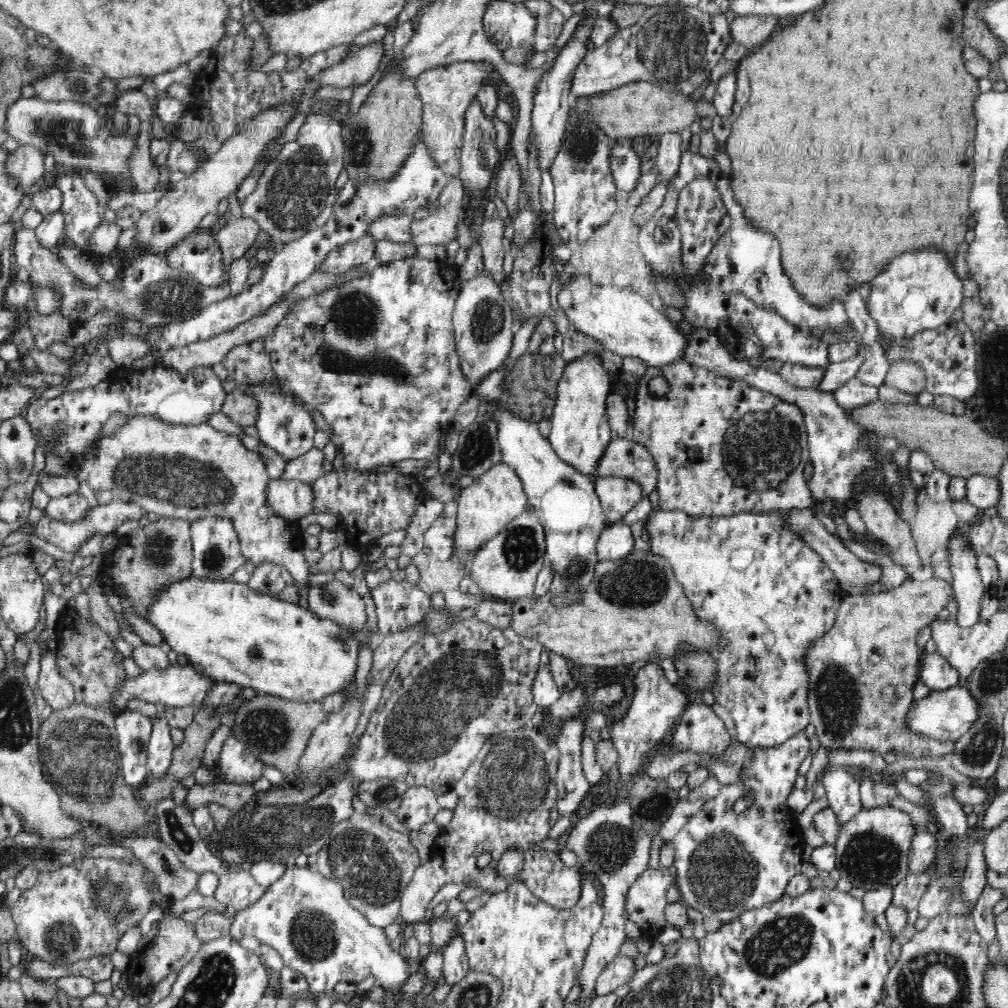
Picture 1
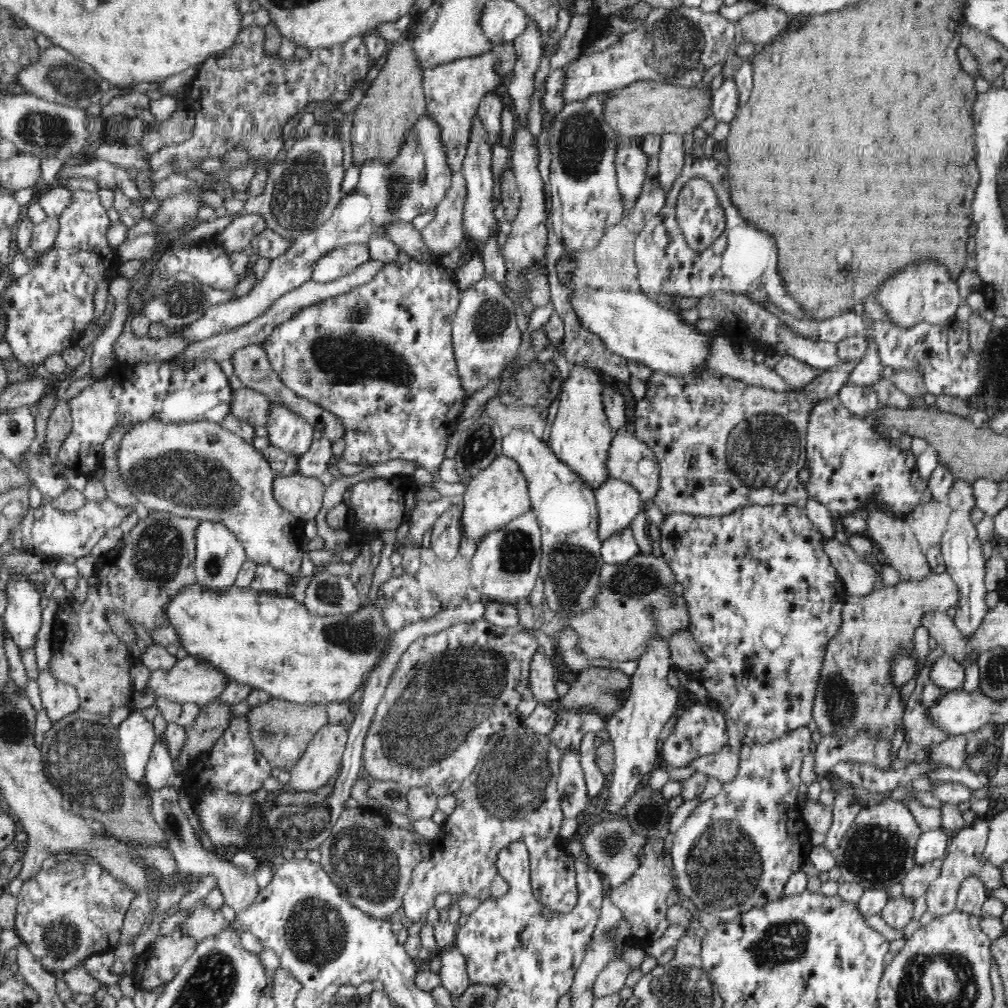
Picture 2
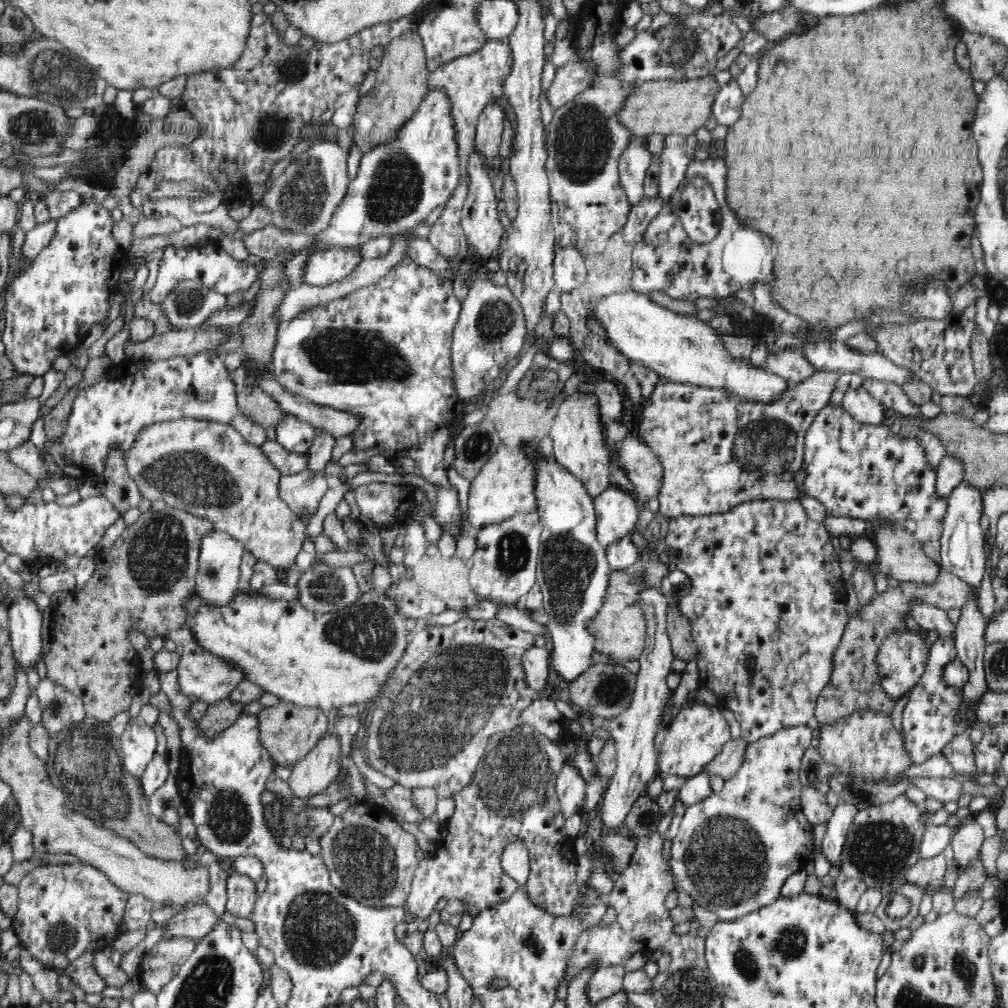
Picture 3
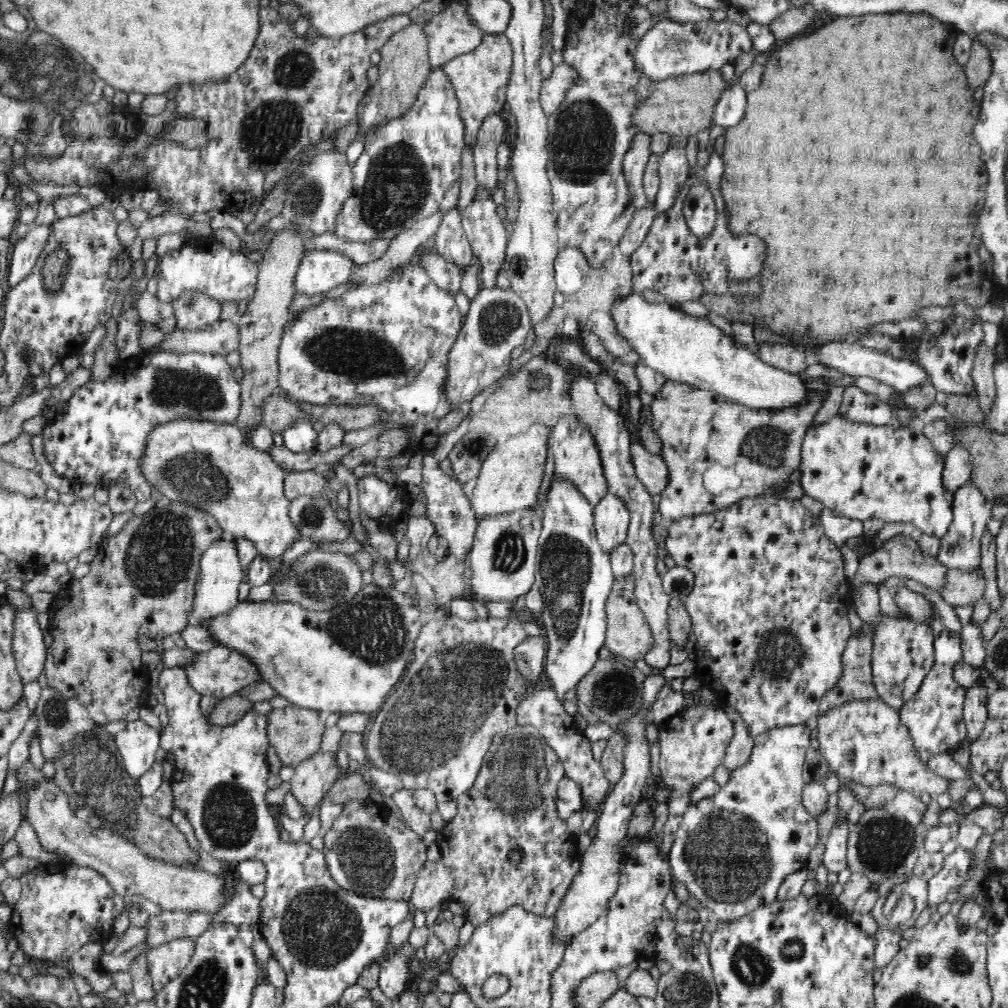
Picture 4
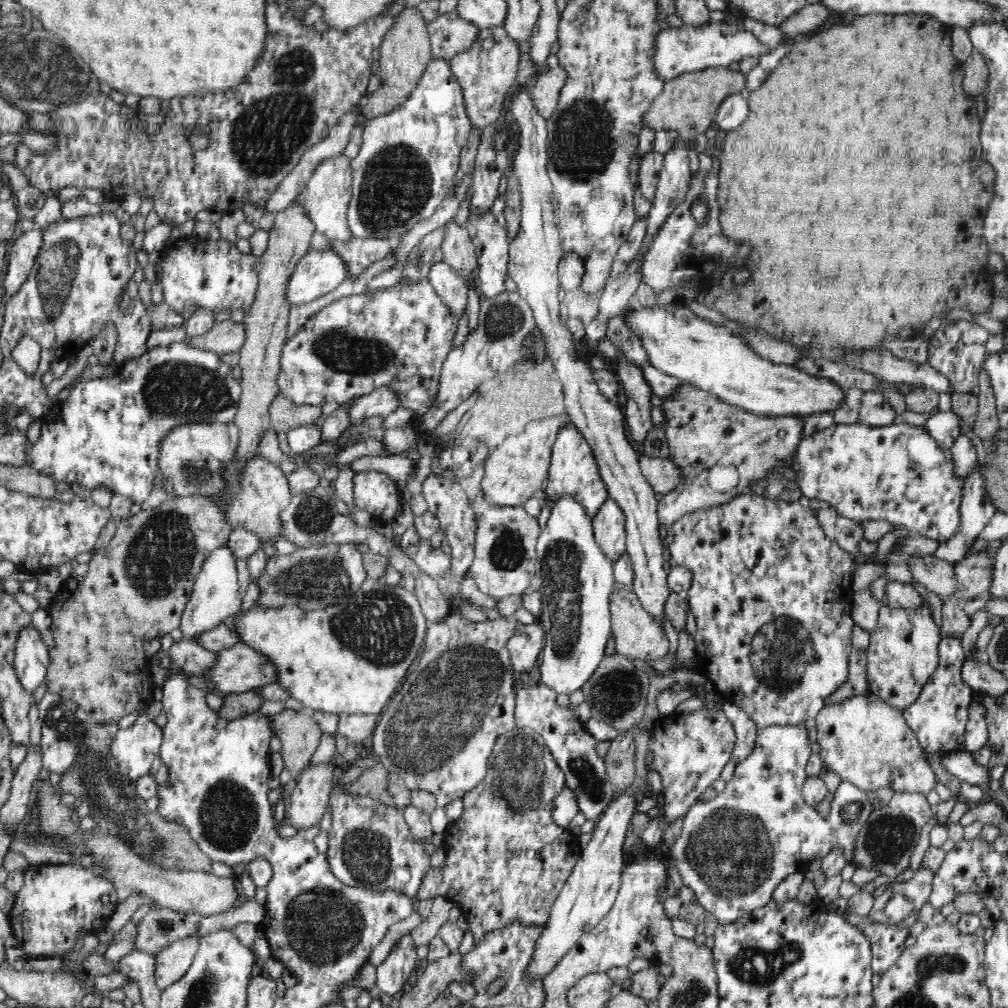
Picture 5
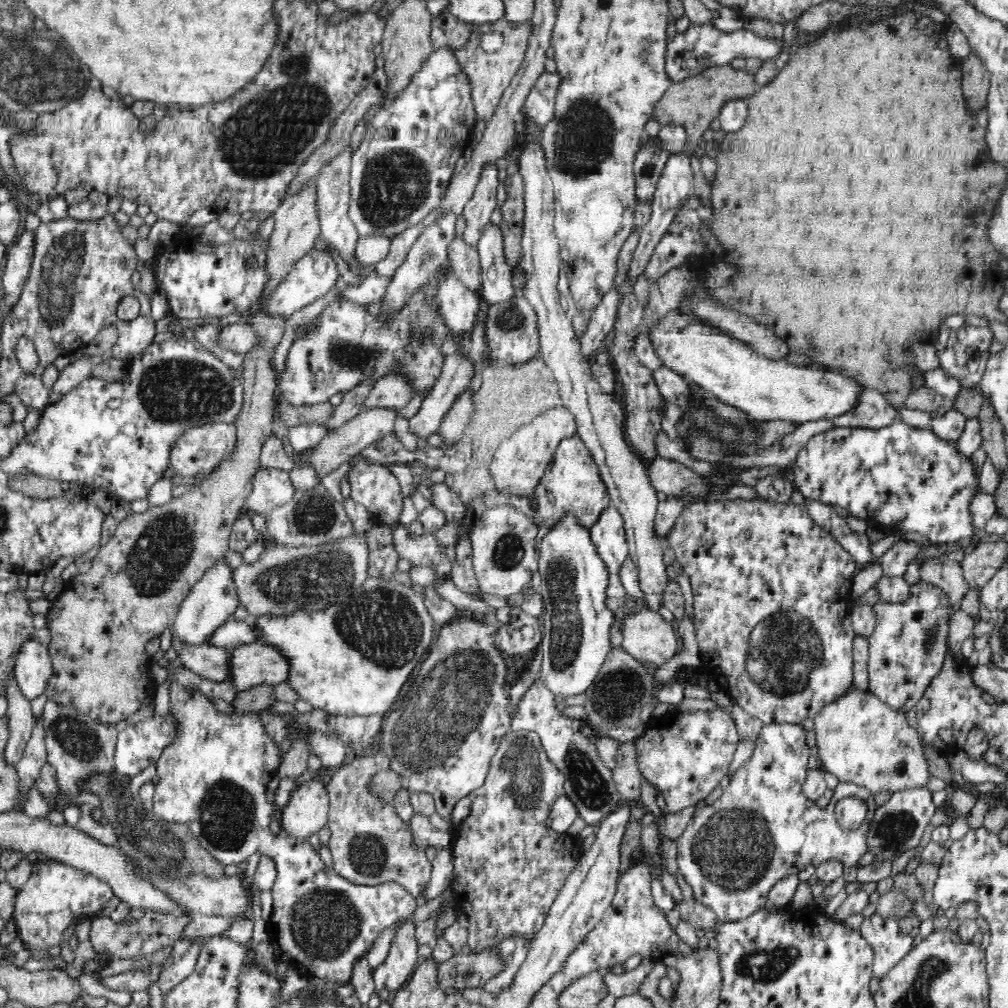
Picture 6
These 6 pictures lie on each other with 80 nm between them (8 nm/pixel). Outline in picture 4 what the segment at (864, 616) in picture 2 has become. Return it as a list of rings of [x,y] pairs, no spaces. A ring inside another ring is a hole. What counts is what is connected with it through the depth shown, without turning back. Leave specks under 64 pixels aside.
[[[979,569],[977,573],[961,570],[946,570],[944,588],[938,590],[944,603],[954,606],[966,606],[976,603],[984,594],[984,577]],[[880,614],[874,622],[862,622],[860,628],[851,631],[848,636],[848,642],[844,646],[843,654],[840,654],[840,663],[842,663],[842,674],[838,678],[835,686],[823,695],[819,700],[818,714],[823,715],[834,707],[844,706],[850,702],[864,702],[867,700],[880,701],[880,695],[877,694],[875,685],[873,684],[873,675],[871,660],[873,658],[873,632],[879,625],[880,618],[884,615]]]

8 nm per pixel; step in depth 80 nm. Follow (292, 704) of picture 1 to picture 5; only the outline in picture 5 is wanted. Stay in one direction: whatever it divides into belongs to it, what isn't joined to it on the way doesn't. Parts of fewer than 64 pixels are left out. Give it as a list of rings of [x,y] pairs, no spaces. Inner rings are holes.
[[[284,709],[272,716],[269,721],[273,732],[281,744],[280,754],[285,767],[294,774],[310,765],[311,756],[318,748],[322,728],[308,709]]]

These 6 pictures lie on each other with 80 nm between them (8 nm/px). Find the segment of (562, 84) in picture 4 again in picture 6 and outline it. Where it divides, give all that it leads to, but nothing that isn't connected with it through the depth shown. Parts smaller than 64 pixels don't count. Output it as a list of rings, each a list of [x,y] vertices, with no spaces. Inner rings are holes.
[[[544,72],[526,97],[522,106],[524,117],[535,126],[543,128],[552,120],[555,111],[555,98],[560,88],[560,75]]]

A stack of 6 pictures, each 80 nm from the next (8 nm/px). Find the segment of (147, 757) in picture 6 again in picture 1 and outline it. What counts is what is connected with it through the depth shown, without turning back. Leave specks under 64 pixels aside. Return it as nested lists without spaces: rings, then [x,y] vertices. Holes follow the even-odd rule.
[[[124,710],[114,716],[117,749],[120,750],[122,778],[129,785],[140,785],[149,779],[147,744],[152,723],[139,711]]]

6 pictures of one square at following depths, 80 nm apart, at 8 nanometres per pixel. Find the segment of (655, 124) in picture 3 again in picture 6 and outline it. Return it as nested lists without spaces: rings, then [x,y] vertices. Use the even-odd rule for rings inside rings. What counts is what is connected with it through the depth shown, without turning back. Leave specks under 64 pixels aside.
[[[731,65],[712,67],[696,77],[689,77],[681,82],[672,82],[667,92],[662,94],[662,98],[656,102],[651,118],[660,126],[684,127],[688,140],[696,142],[709,128],[710,122],[718,116],[726,102],[732,101],[734,98],[748,98],[756,93],[757,89],[754,76],[744,70],[734,70]]]

